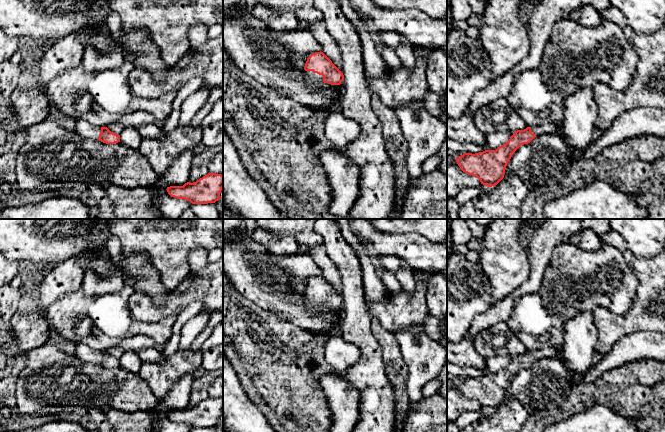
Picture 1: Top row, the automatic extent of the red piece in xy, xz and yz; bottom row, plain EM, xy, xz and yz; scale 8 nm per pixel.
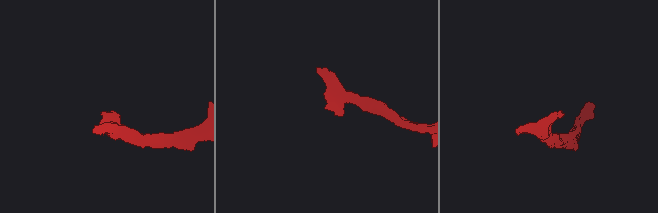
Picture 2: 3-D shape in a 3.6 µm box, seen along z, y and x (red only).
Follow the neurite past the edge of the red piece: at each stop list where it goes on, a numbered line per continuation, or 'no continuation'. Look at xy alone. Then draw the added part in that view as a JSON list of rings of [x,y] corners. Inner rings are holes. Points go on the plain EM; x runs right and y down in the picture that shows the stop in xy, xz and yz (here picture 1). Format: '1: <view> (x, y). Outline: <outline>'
1: xy (83, 352). Outline: [[[84,343],[75,344],[75,356],[85,363],[98,364],[101,351],[95,350]]]

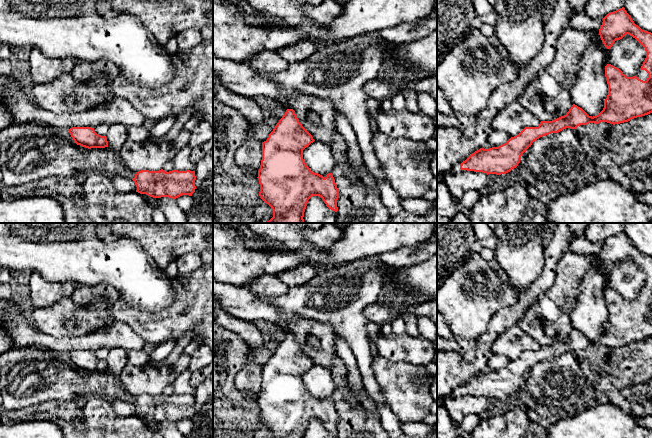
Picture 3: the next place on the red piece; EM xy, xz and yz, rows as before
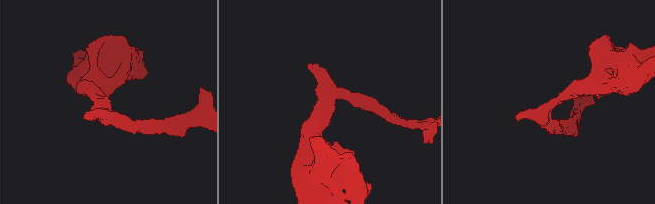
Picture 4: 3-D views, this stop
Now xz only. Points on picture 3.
no continuation

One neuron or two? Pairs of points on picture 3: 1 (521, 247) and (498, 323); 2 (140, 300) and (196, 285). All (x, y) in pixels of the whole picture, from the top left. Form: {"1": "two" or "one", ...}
{"1": "two", "2": "two"}

